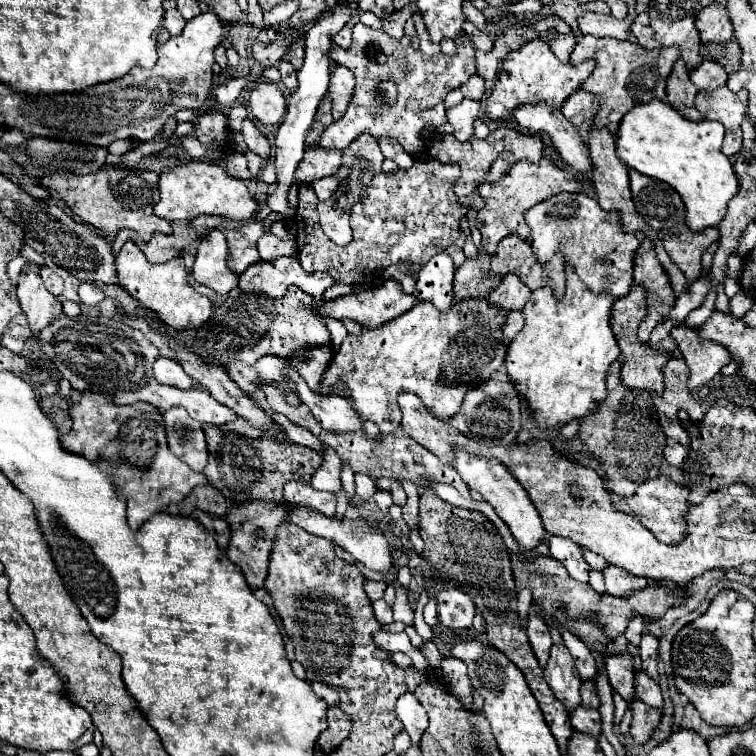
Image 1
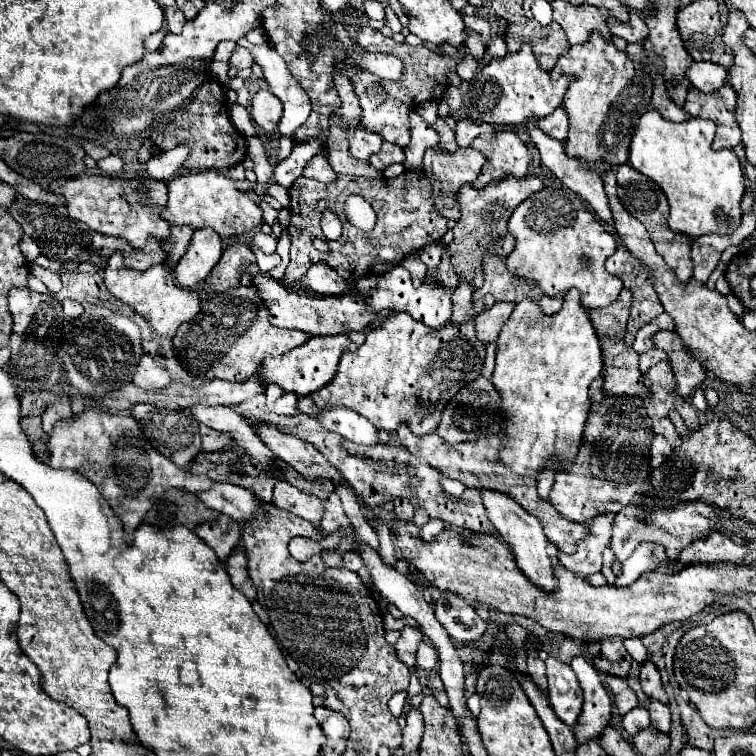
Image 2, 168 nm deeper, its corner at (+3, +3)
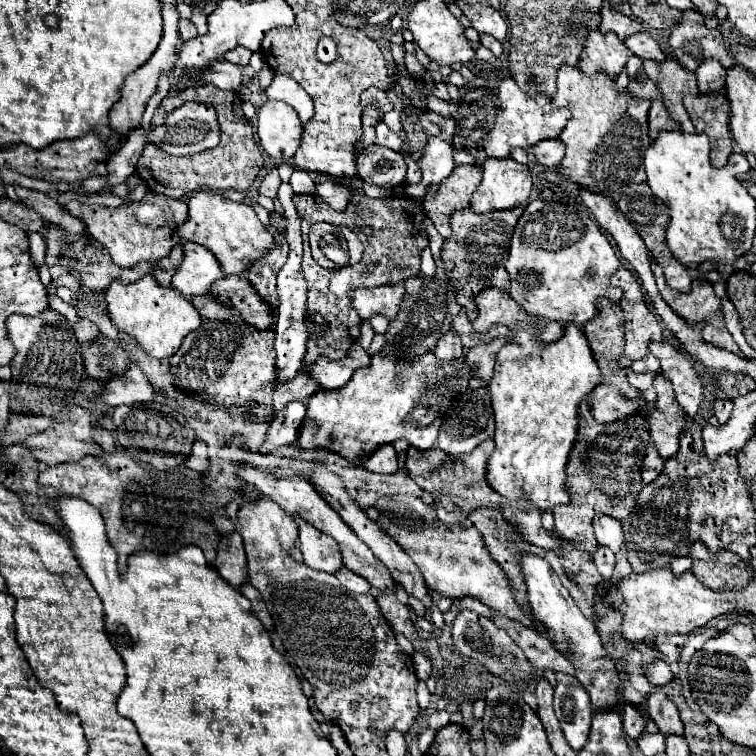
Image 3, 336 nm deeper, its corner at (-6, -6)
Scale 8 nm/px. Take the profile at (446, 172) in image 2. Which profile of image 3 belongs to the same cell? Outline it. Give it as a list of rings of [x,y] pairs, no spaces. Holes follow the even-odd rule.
[[[459,165],[455,171],[437,185],[435,195],[427,195],[423,201],[425,213],[433,221],[435,229],[447,239],[453,229],[449,217],[453,211],[463,209],[469,205],[473,191],[479,187],[483,179],[483,171],[477,165]]]

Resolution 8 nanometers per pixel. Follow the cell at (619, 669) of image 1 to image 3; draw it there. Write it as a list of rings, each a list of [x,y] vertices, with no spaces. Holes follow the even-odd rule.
[[[623,703],[621,707],[621,715],[623,715],[623,731],[635,739],[639,733],[645,731],[645,719],[639,711],[639,707],[631,705],[631,703]]]

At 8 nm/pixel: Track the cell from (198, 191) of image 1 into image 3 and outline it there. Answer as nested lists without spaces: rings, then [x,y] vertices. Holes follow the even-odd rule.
[[[195,191],[187,199],[189,217],[183,225],[177,227],[177,235],[183,241],[195,241],[205,245],[221,263],[227,275],[243,273],[253,261],[257,261],[267,249],[273,247],[273,235],[259,221],[257,213],[247,203],[235,203],[225,199],[221,193],[213,191]]]

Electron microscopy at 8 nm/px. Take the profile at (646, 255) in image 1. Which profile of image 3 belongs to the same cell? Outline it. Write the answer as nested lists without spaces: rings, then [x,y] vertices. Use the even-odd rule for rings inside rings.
[[[619,267],[611,277],[611,283],[623,289],[619,305],[625,313],[625,351],[619,363],[621,367],[631,367],[633,361],[645,357],[651,341],[663,341],[663,327],[657,315],[649,309],[645,293],[633,271]]]

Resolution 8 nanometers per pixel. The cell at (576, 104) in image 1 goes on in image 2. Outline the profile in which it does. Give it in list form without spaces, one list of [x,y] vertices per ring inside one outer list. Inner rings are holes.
[[[556,108],[548,118],[538,120],[538,128],[544,130],[544,134],[550,134],[556,140],[566,140],[568,136],[568,116],[564,108]]]

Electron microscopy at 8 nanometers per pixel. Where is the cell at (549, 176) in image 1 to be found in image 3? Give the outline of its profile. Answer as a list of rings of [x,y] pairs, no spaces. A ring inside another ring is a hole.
[[[521,205],[513,209],[491,211],[491,213],[473,213],[471,207],[453,211],[451,215],[453,235],[445,239],[441,257],[445,263],[447,277],[455,283],[455,293],[461,307],[471,311],[475,307],[477,293],[485,287],[493,287],[493,285],[501,289],[509,287],[509,273],[505,269],[505,259],[509,257],[509,239],[513,235],[513,227],[517,225],[517,219],[521,217],[523,209],[525,207]],[[469,273],[479,273],[479,277],[469,277]]]

